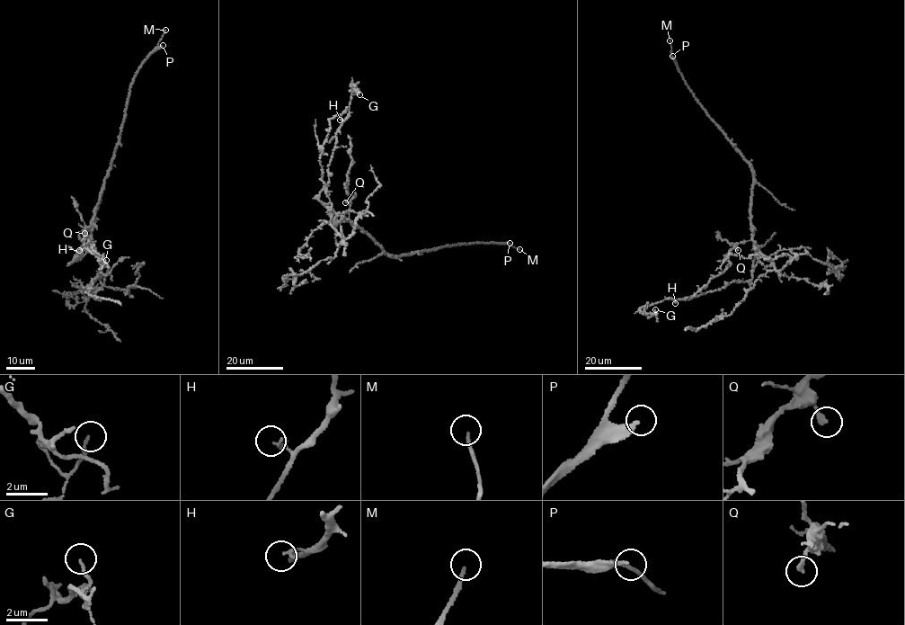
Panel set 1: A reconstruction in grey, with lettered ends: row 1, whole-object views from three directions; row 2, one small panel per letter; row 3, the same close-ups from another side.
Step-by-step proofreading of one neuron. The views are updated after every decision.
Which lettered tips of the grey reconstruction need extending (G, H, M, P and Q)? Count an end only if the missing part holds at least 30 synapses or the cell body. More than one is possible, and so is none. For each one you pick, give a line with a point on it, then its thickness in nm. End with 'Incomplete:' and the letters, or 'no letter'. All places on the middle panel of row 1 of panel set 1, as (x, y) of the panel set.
M: place (519, 249); calibre 150 nm
P: place (510, 243); calibre 240 nm
Incomplete: M, P

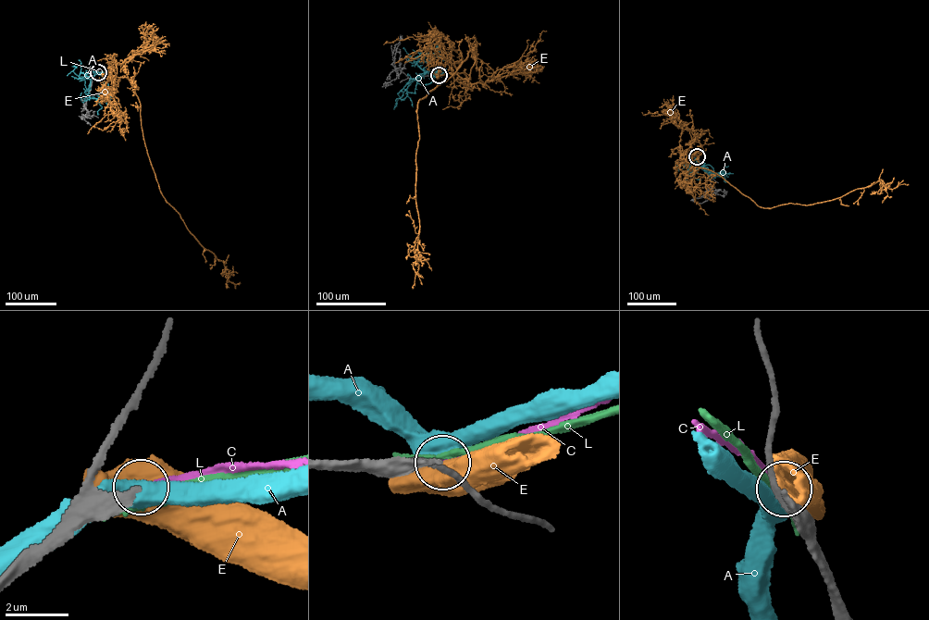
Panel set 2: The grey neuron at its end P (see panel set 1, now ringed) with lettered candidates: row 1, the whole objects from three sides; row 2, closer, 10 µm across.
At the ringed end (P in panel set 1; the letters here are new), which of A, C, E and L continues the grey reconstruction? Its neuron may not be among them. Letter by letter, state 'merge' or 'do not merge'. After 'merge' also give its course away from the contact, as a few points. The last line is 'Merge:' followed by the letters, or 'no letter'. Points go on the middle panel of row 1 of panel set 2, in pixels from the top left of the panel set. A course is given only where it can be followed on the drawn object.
A: do not merge
C: merge
E: do not merge
L: do not merge
Merge: C

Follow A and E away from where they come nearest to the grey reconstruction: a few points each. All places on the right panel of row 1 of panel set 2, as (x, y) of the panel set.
A: (697, 156), (699, 164), (712, 177), (713, 171), (711, 166), (697, 166), (690, 159)
E: (697, 156), (700, 146), (686, 161), (713, 171), (764, 208), (817, 203), (878, 180), (892, 189), (908, 184)

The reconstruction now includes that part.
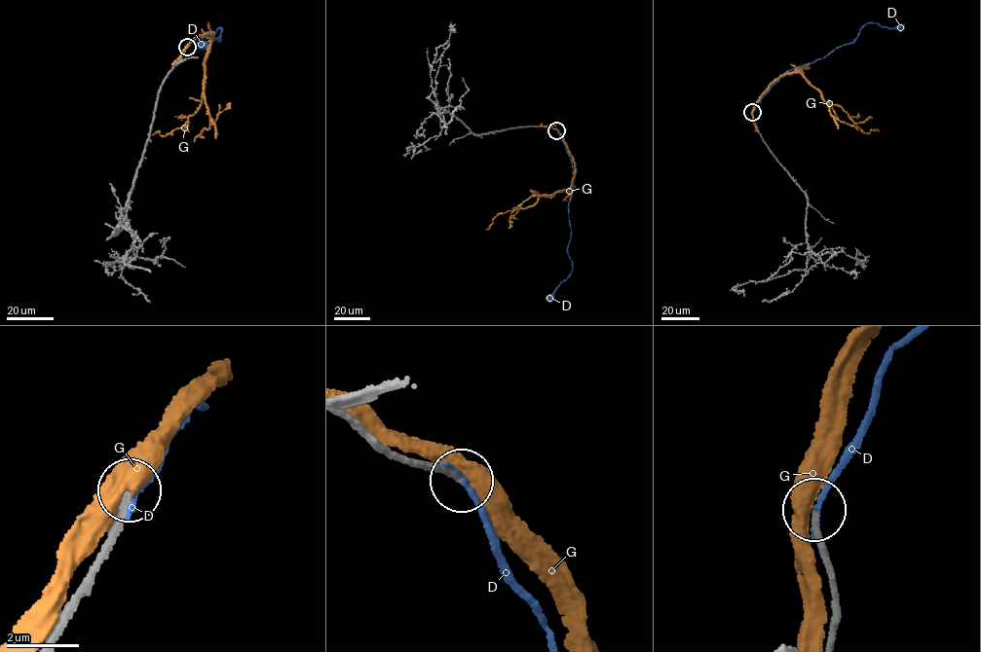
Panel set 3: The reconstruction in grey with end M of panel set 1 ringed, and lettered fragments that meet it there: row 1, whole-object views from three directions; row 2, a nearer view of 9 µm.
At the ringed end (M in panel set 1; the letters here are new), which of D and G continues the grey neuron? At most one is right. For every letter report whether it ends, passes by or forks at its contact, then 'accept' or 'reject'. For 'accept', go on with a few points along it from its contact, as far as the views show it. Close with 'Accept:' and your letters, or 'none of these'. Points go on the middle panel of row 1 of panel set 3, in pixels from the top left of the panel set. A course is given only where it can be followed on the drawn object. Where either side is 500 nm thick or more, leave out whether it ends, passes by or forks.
D: it ends there; reject
G: reject
Accept: none of these

